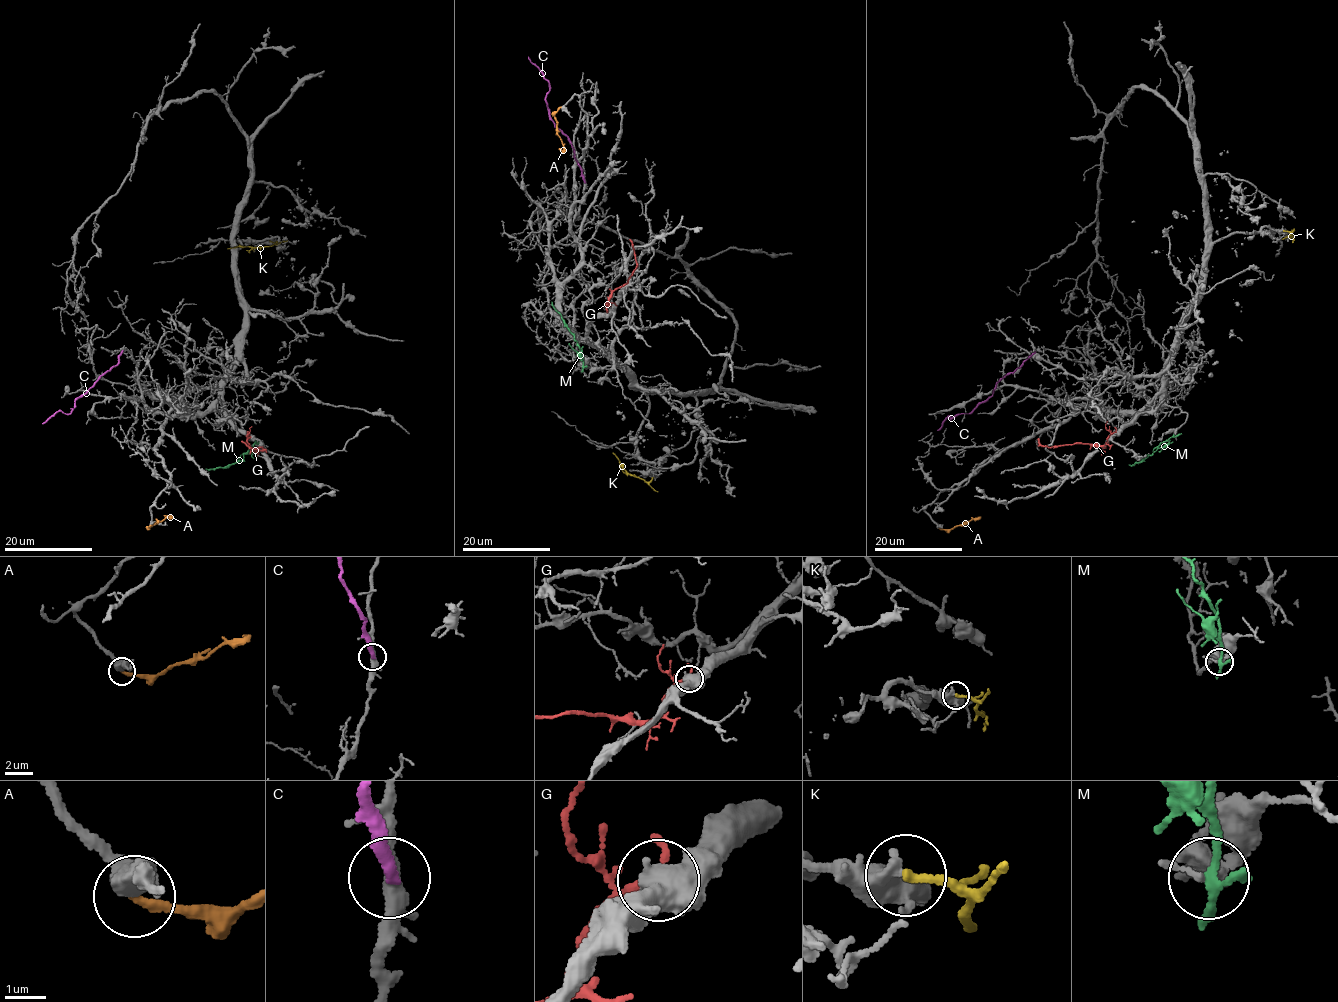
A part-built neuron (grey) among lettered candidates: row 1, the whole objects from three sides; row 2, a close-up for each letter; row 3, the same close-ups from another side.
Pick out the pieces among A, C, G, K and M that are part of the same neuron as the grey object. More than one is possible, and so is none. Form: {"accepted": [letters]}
{"accepted": ["K"]}

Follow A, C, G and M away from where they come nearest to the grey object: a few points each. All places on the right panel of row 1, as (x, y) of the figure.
A: (939, 528), (953, 529), (978, 518)
C: (1035, 352), (1020, 367), (1000, 378), (991, 395), (969, 413), (950, 419), (946, 417), (937, 430)
G: (1115, 432), (1102, 446), (1076, 443), (1048, 448), (1041, 446), (1038, 438)
M: (1175, 436), (1160, 442), (1152, 455), (1129, 465)

